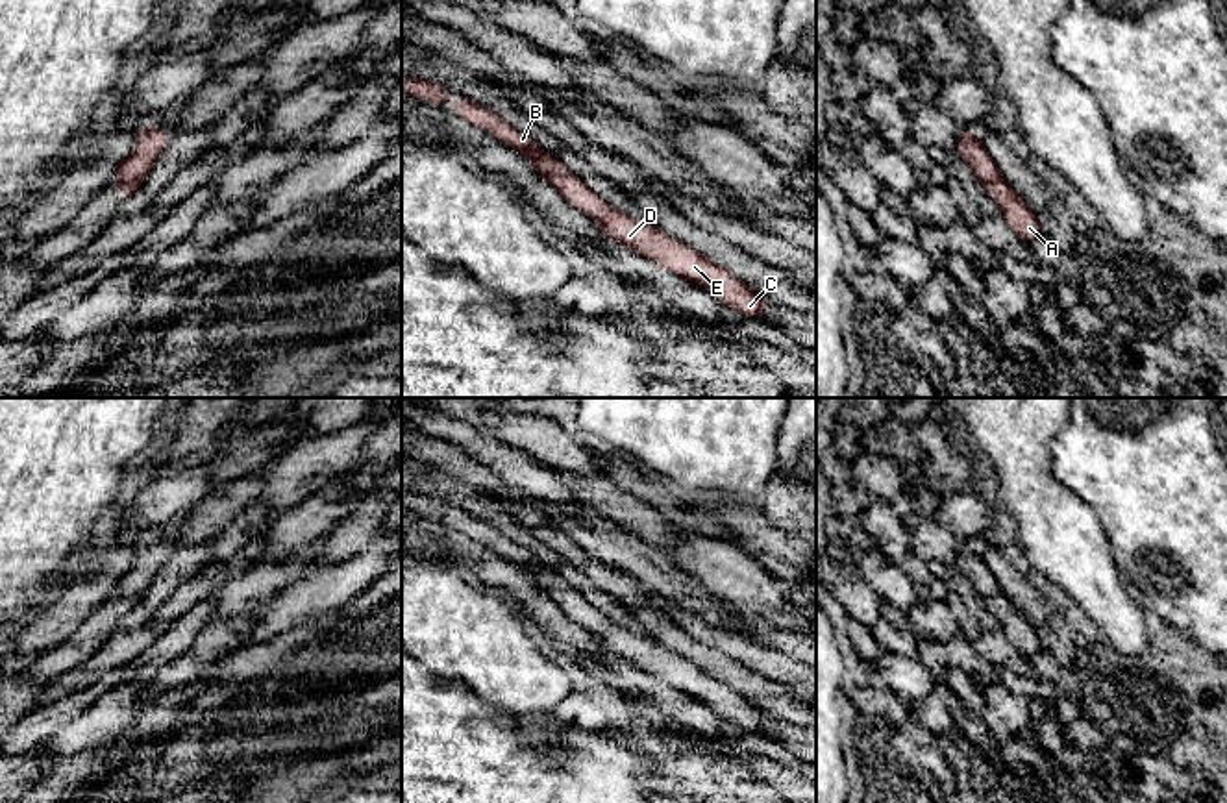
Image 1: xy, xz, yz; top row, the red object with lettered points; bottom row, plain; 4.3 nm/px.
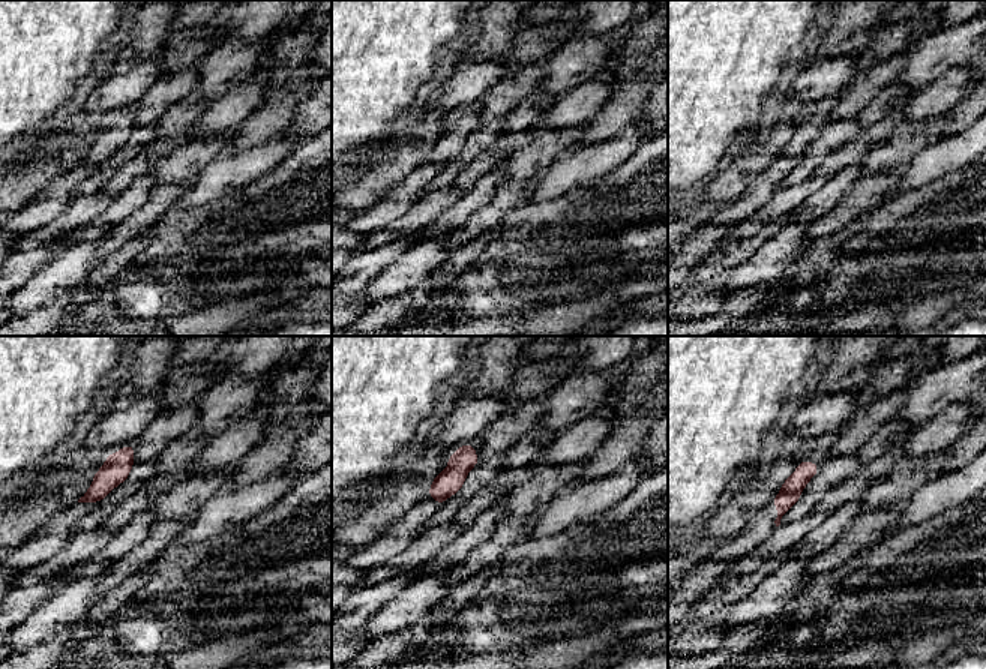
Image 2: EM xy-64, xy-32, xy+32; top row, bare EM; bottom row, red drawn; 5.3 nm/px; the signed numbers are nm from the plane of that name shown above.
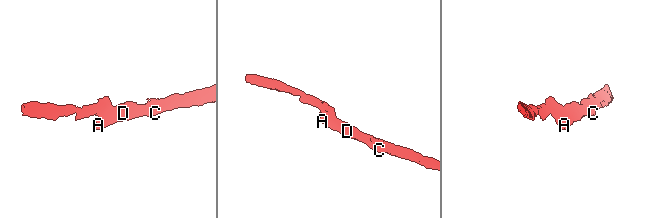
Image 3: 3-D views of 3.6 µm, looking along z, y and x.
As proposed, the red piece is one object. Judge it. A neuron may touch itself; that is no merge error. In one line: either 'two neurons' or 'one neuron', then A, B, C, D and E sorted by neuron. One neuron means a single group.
two neurons | A C D E / B

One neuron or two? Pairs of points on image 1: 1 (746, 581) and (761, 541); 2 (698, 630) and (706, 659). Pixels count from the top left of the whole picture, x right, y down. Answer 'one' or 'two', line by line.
1: two
2: two

